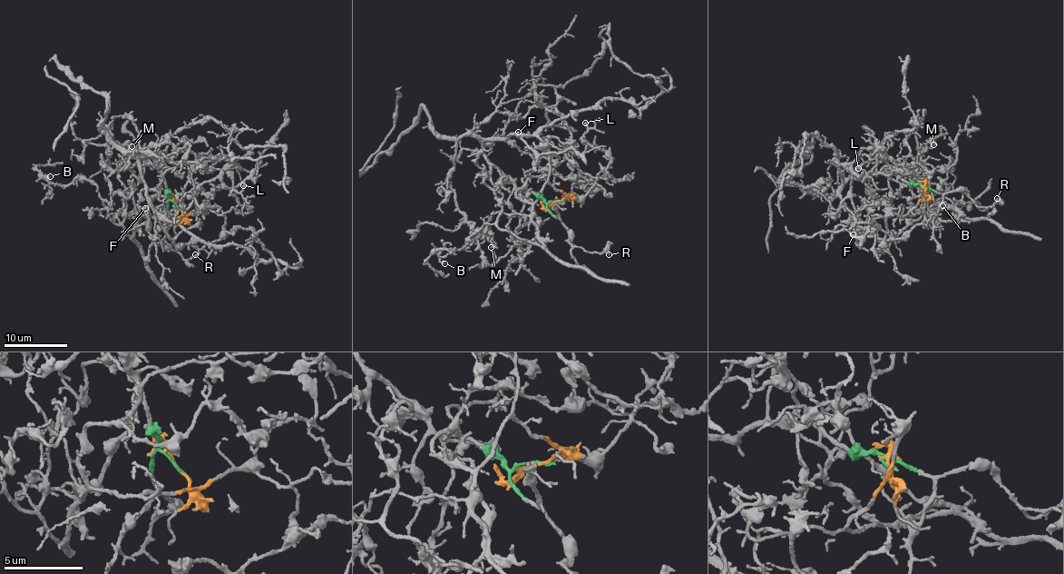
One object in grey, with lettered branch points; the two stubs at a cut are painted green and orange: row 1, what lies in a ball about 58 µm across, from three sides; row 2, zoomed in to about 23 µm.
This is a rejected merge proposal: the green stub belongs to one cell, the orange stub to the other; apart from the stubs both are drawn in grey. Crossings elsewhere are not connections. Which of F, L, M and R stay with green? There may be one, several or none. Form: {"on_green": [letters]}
{"on_green": ["F", "R"]}

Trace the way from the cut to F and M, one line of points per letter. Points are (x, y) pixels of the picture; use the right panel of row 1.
F: (923, 189), (893, 173), (850, 178), (842, 186), (840, 194), (849, 223), (857, 228), (853, 235)
M: (923, 189), (925, 192), (909, 215), (925, 213), (930, 210), (912, 191), (920, 153), (934, 143)

